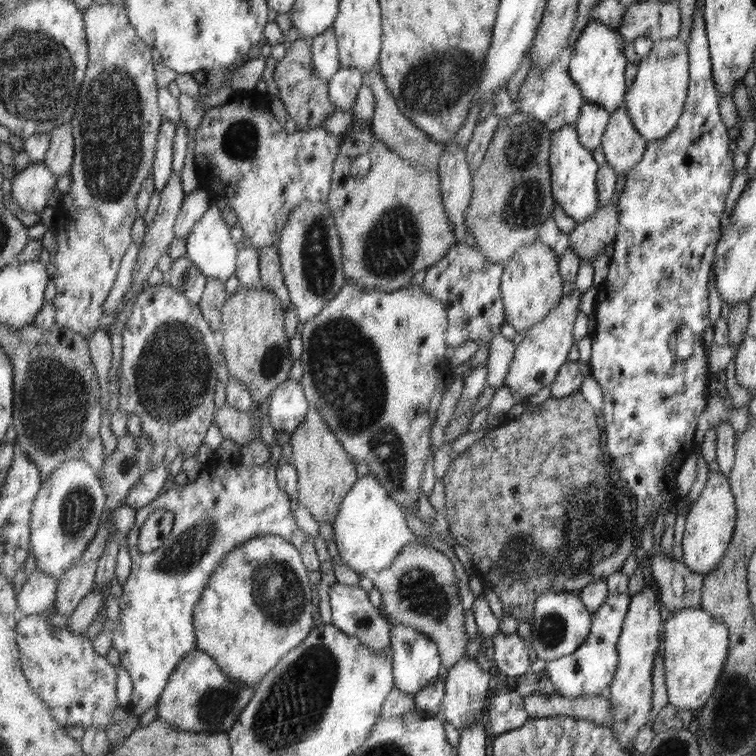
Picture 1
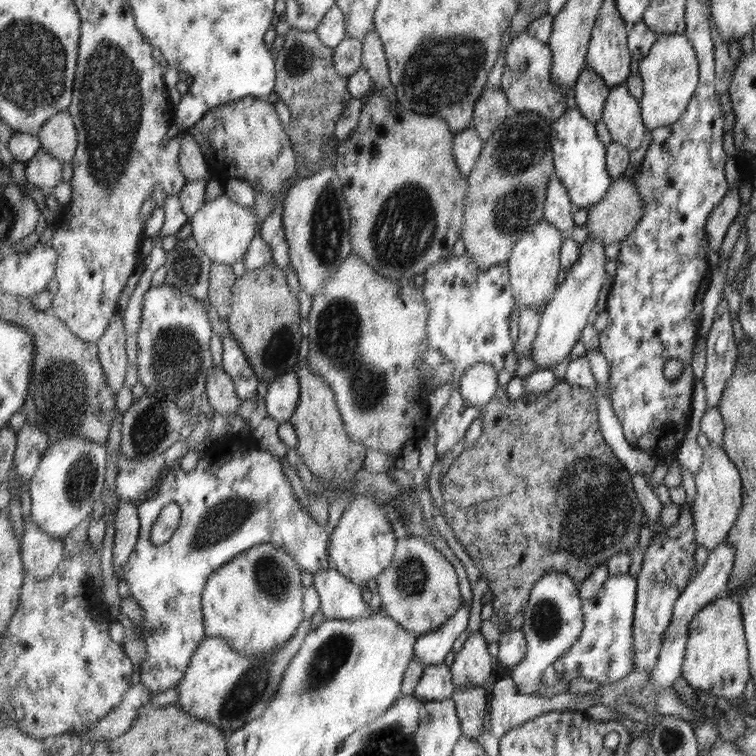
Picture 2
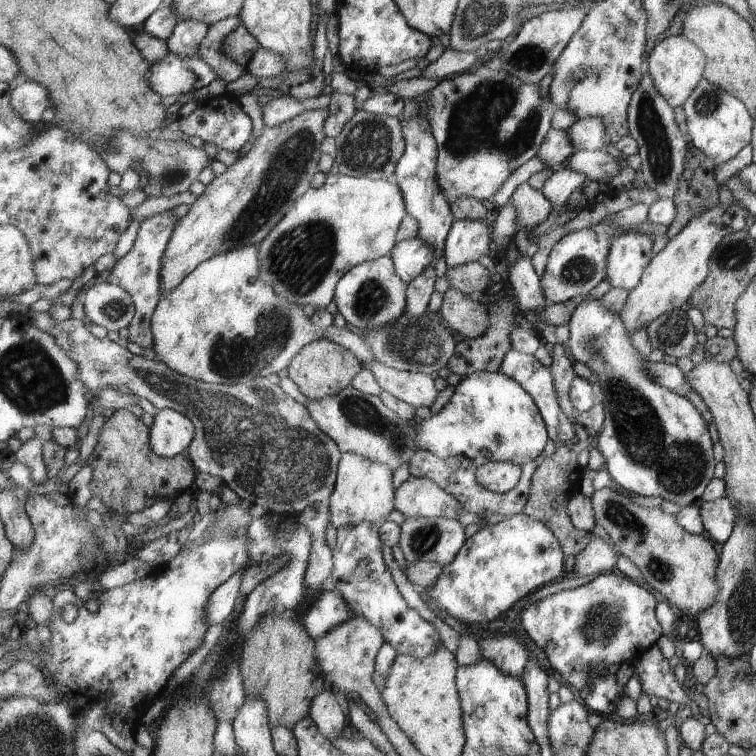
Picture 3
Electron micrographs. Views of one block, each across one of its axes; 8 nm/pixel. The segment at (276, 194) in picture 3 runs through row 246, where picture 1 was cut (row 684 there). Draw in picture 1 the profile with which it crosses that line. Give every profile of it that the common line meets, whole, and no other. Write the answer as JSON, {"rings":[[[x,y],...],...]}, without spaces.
{"rings":[[[196,648],[181,661],[177,670],[170,676],[170,682],[167,683],[166,690],[156,705],[155,718],[170,724],[173,728],[187,732],[229,733],[254,697],[255,689],[256,686],[248,686],[243,682],[231,680],[209,652]]]}

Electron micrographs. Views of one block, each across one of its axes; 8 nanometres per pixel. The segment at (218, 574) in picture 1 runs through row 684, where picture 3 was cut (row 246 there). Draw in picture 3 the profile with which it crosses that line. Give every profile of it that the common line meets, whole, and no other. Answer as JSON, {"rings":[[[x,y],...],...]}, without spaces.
{"rings":[[[255,245],[235,249],[202,262],[177,288],[175,288],[174,291],[171,291],[167,296],[164,296],[161,299],[161,302],[159,302],[158,307],[155,309],[154,315],[152,316],[152,331],[154,332],[155,339],[153,350],[156,354],[155,358],[162,363],[165,363],[169,368],[172,368],[179,374],[191,377],[198,381],[217,385],[249,383],[258,376],[268,377],[269,374],[273,374],[273,372],[281,372],[283,368],[288,368],[291,361],[299,354],[299,351],[301,351],[302,348],[305,348],[309,343],[319,339],[332,340],[339,344],[339,346],[350,350],[360,361],[362,361],[363,366],[368,363],[373,363],[374,361],[377,362],[371,345],[363,338],[359,331],[350,328],[349,326],[339,328],[331,325],[327,328],[317,328],[317,326],[312,323],[312,320],[310,319],[311,317],[308,317],[304,313],[303,307],[291,304],[291,302],[287,302],[287,300],[281,300],[281,298],[275,294],[274,288],[270,284],[267,284],[260,274],[259,251],[258,246]]]}

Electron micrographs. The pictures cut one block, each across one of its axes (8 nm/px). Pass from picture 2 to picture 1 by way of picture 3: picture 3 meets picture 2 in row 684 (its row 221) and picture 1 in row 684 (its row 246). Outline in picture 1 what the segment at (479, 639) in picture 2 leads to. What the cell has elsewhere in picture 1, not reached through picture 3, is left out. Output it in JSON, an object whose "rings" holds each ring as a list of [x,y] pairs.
{"rings":[[[466,656],[448,669],[442,716],[460,731],[483,716],[489,698],[491,674],[483,670],[476,657]]]}

